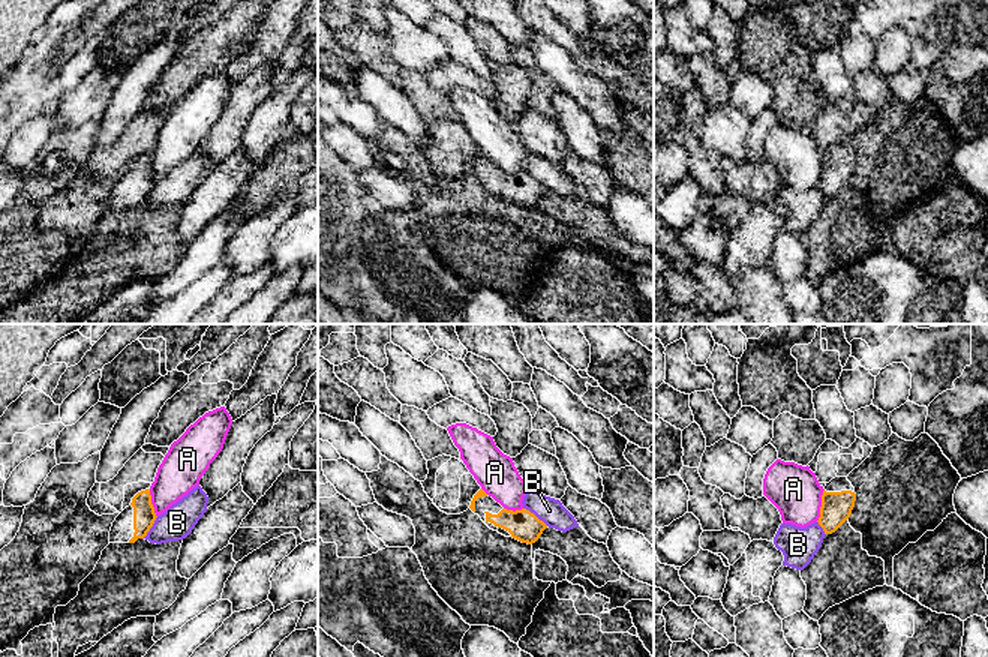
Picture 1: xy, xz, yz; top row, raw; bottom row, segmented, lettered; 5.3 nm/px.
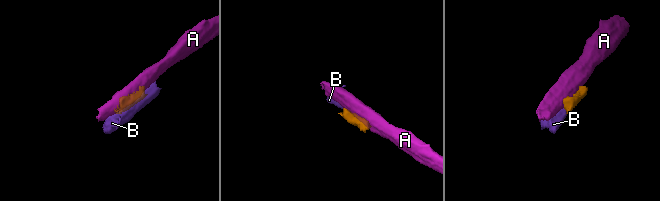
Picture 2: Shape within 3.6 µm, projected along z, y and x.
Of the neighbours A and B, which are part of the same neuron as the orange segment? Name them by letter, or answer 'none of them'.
none of them

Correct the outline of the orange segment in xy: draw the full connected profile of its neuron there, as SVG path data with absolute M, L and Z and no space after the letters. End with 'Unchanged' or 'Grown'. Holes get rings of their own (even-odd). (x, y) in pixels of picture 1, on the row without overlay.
M150 153L138 156L112 186L109 207L135 207L144 202L156 184Z. Grown

